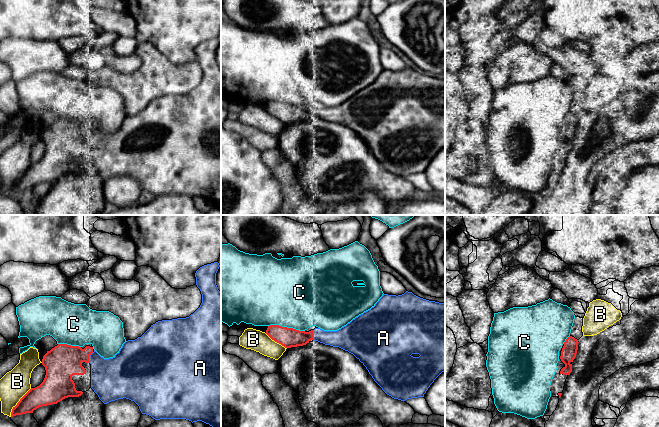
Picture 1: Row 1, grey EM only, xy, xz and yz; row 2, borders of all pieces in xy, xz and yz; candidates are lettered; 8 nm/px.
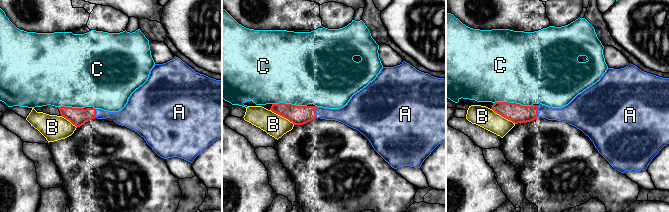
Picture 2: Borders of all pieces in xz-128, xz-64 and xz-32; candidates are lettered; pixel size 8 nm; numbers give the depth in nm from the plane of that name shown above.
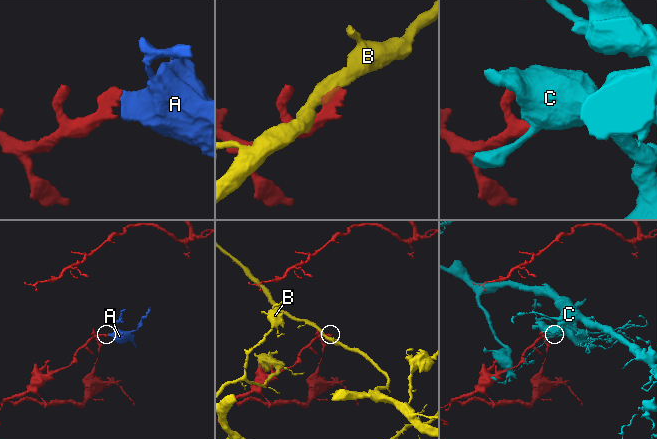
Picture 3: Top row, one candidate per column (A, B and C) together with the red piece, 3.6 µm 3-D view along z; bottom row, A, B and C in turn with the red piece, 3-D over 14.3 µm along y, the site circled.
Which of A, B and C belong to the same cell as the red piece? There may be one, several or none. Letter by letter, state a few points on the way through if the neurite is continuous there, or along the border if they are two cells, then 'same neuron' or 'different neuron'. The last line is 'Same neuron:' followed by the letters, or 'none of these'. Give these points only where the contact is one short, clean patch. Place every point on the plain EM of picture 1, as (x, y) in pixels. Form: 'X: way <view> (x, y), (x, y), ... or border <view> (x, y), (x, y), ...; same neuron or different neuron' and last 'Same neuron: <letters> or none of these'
A: same neuron
B: different neuron
C: different neuron
Same neuron: A

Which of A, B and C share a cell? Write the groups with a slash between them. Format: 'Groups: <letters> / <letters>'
Groups: A / B / C

